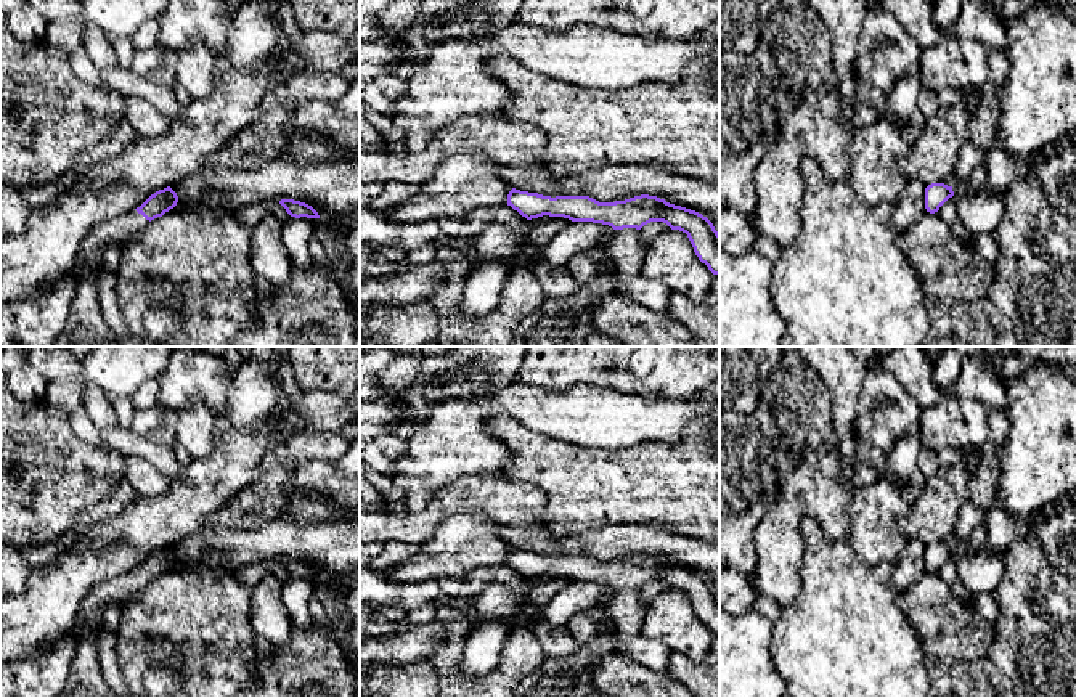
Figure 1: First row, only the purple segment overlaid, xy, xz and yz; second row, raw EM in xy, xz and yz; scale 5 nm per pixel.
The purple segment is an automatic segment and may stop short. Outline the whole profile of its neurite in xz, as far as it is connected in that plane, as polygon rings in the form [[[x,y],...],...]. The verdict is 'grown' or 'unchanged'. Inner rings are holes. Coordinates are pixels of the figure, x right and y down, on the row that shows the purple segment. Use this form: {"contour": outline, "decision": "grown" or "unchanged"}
{"contour": [[[512,188],[507,206],[527,220],[543,215],[572,222],[593,222],[613,230],[641,230],[650,222],[663,222],[687,234],[695,255],[713,275],[719,275],[719,233],[702,214],[675,206],[657,196],[641,194],[625,201],[599,202],[589,196],[543,196]]], "decision": "unchanged"}

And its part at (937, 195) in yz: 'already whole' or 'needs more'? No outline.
already whole

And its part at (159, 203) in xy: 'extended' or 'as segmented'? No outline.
extended

